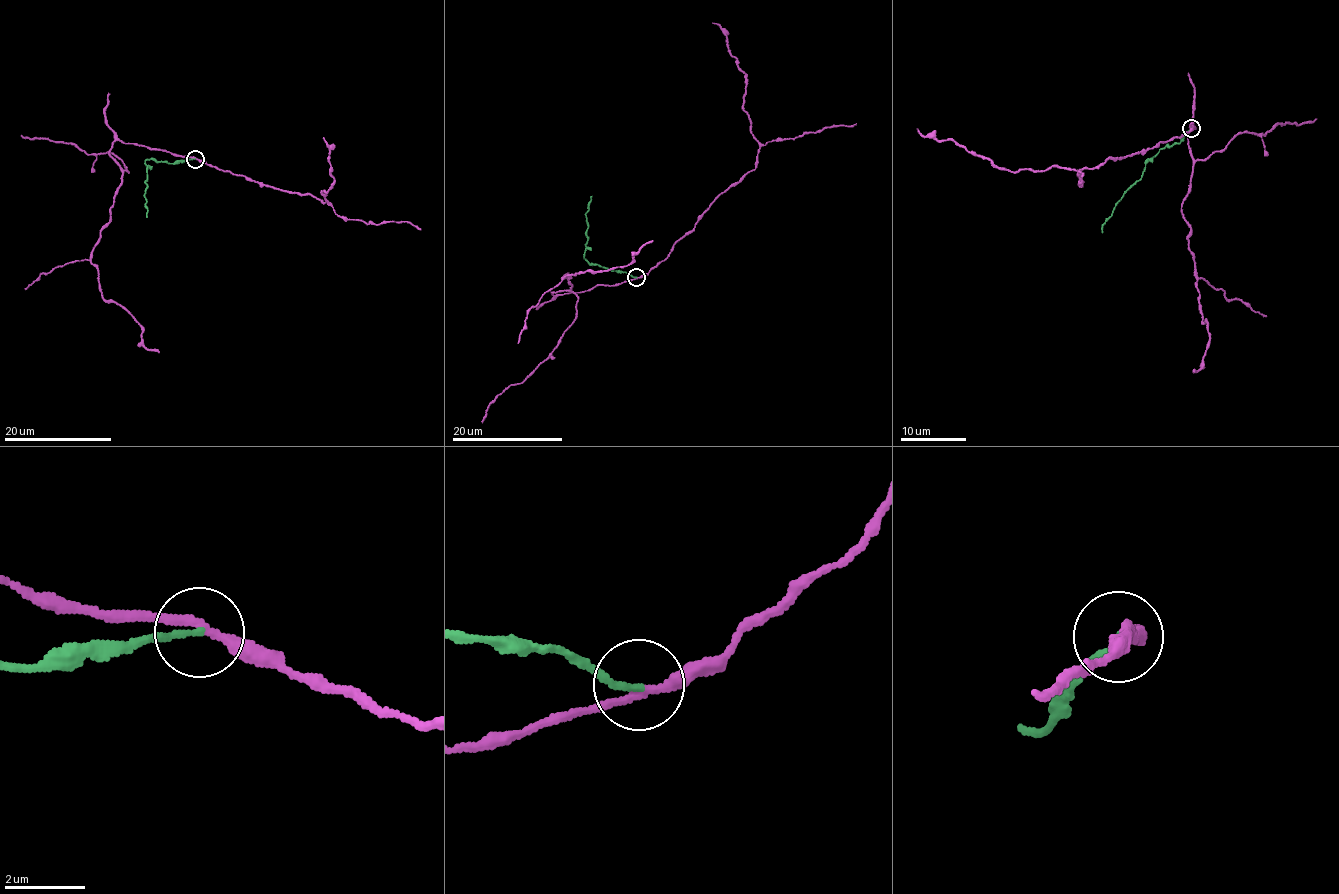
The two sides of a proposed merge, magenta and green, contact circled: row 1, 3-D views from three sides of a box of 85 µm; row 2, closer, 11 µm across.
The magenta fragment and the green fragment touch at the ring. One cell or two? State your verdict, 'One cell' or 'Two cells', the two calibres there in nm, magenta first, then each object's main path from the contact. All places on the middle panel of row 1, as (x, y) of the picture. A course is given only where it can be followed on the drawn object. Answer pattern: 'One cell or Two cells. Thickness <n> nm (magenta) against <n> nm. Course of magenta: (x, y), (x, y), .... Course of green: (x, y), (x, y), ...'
Two cells. Thickness 220 nm (magenta) against 150 nm. Course of magenta: (637, 277), (579, 293), (552, 292), (570, 289), (569, 272), (562, 279), (627, 265), (653, 240). Course of green: (636, 276), (588, 263), (583, 256), (589, 238), (585, 214), (591, 196)

